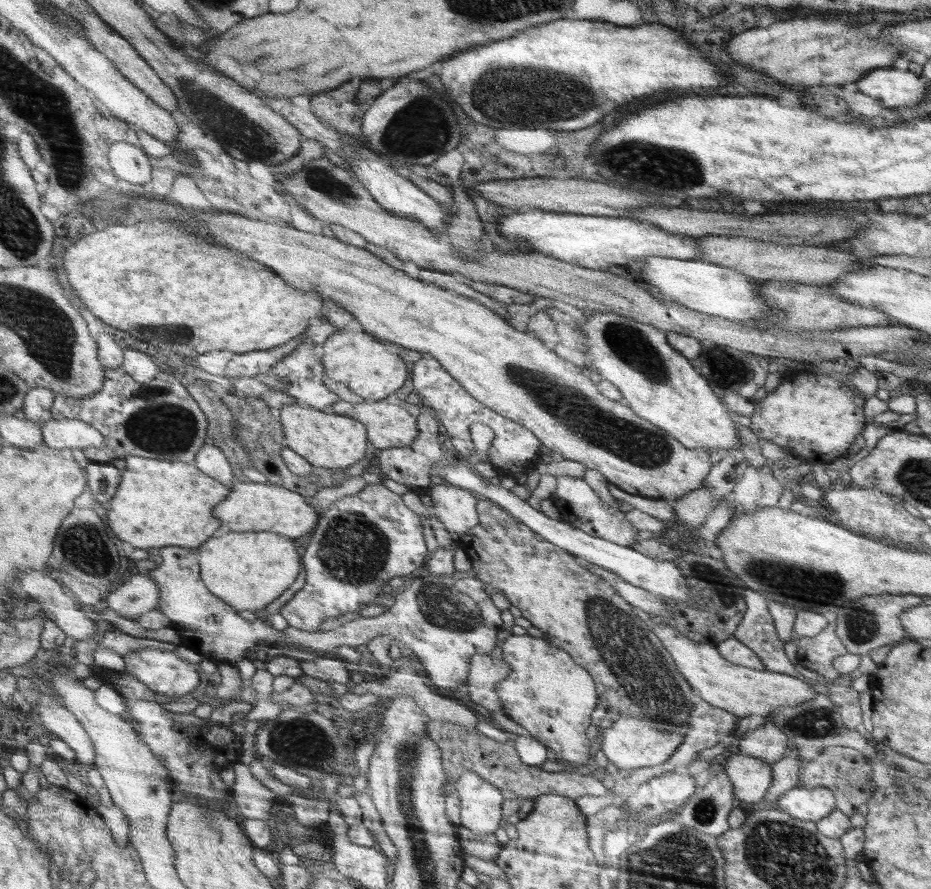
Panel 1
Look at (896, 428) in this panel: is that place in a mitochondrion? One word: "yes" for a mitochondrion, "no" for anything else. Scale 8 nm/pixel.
no

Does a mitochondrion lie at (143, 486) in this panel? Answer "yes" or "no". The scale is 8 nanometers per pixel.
no

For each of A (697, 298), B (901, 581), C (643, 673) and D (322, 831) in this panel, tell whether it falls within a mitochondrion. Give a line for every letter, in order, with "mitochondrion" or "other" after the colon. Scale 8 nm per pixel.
A: other
B: other
C: mitochondrion
D: other

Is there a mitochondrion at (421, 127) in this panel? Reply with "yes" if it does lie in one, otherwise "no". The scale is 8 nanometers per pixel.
yes

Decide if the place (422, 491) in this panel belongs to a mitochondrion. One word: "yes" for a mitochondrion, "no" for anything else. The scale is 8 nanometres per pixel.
no

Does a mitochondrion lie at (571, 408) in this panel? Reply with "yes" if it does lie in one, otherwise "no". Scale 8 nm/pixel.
yes

